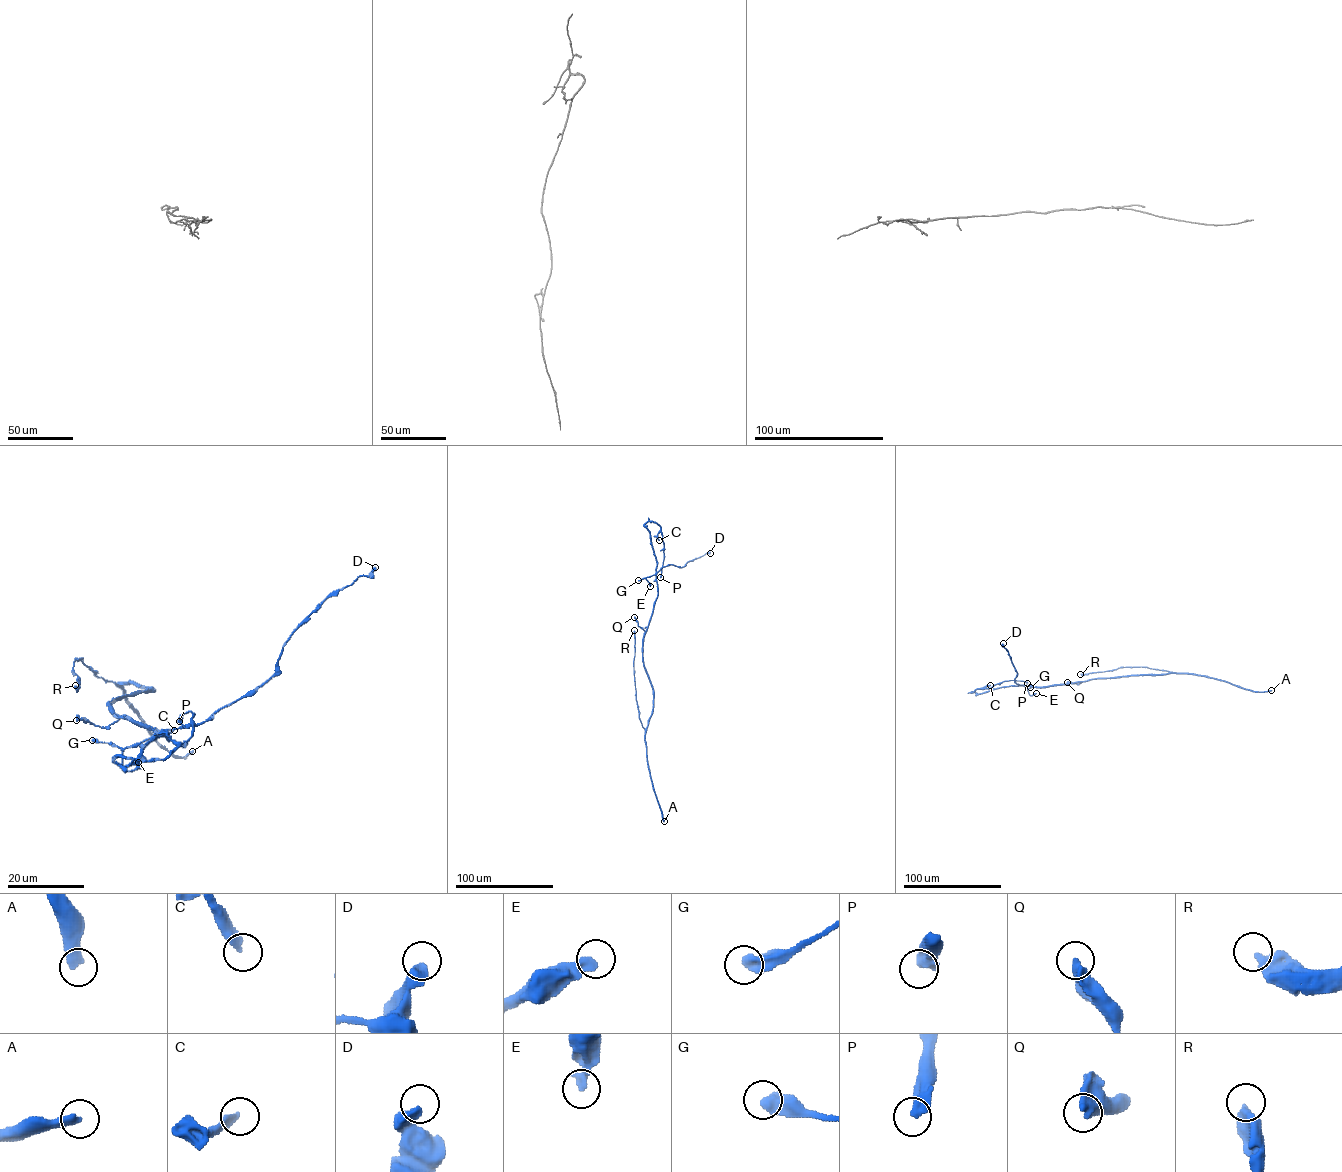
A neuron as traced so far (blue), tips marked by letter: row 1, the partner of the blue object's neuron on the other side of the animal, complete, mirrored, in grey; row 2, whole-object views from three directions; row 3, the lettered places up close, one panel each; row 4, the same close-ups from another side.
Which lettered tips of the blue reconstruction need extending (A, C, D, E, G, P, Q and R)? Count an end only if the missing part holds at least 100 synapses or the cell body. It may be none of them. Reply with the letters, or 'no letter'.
A

